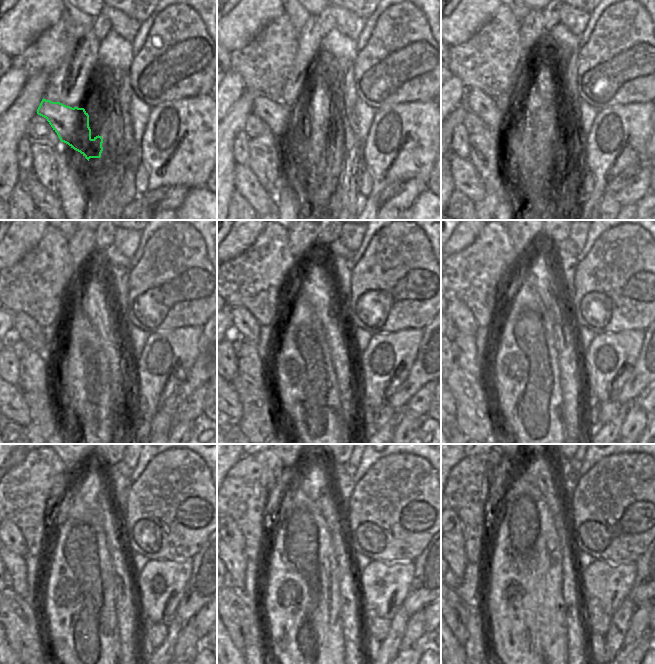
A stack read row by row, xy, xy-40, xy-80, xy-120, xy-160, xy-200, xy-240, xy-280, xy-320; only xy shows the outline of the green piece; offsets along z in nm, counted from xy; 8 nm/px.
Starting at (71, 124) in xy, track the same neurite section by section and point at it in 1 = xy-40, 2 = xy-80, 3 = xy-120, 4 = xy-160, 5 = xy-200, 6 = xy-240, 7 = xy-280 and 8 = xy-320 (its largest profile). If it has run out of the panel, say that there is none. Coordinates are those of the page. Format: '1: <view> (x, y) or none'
1: xy-40 (287, 120)
2: xy-80 (475, 101)
3: xy-120 (24, 327)
4: xy-160 (244, 324)
5: xy-200 (462, 319)
6: xy-240 (13, 540)
7: xy-280 (237, 541)
8: xy-320 (461, 539)

